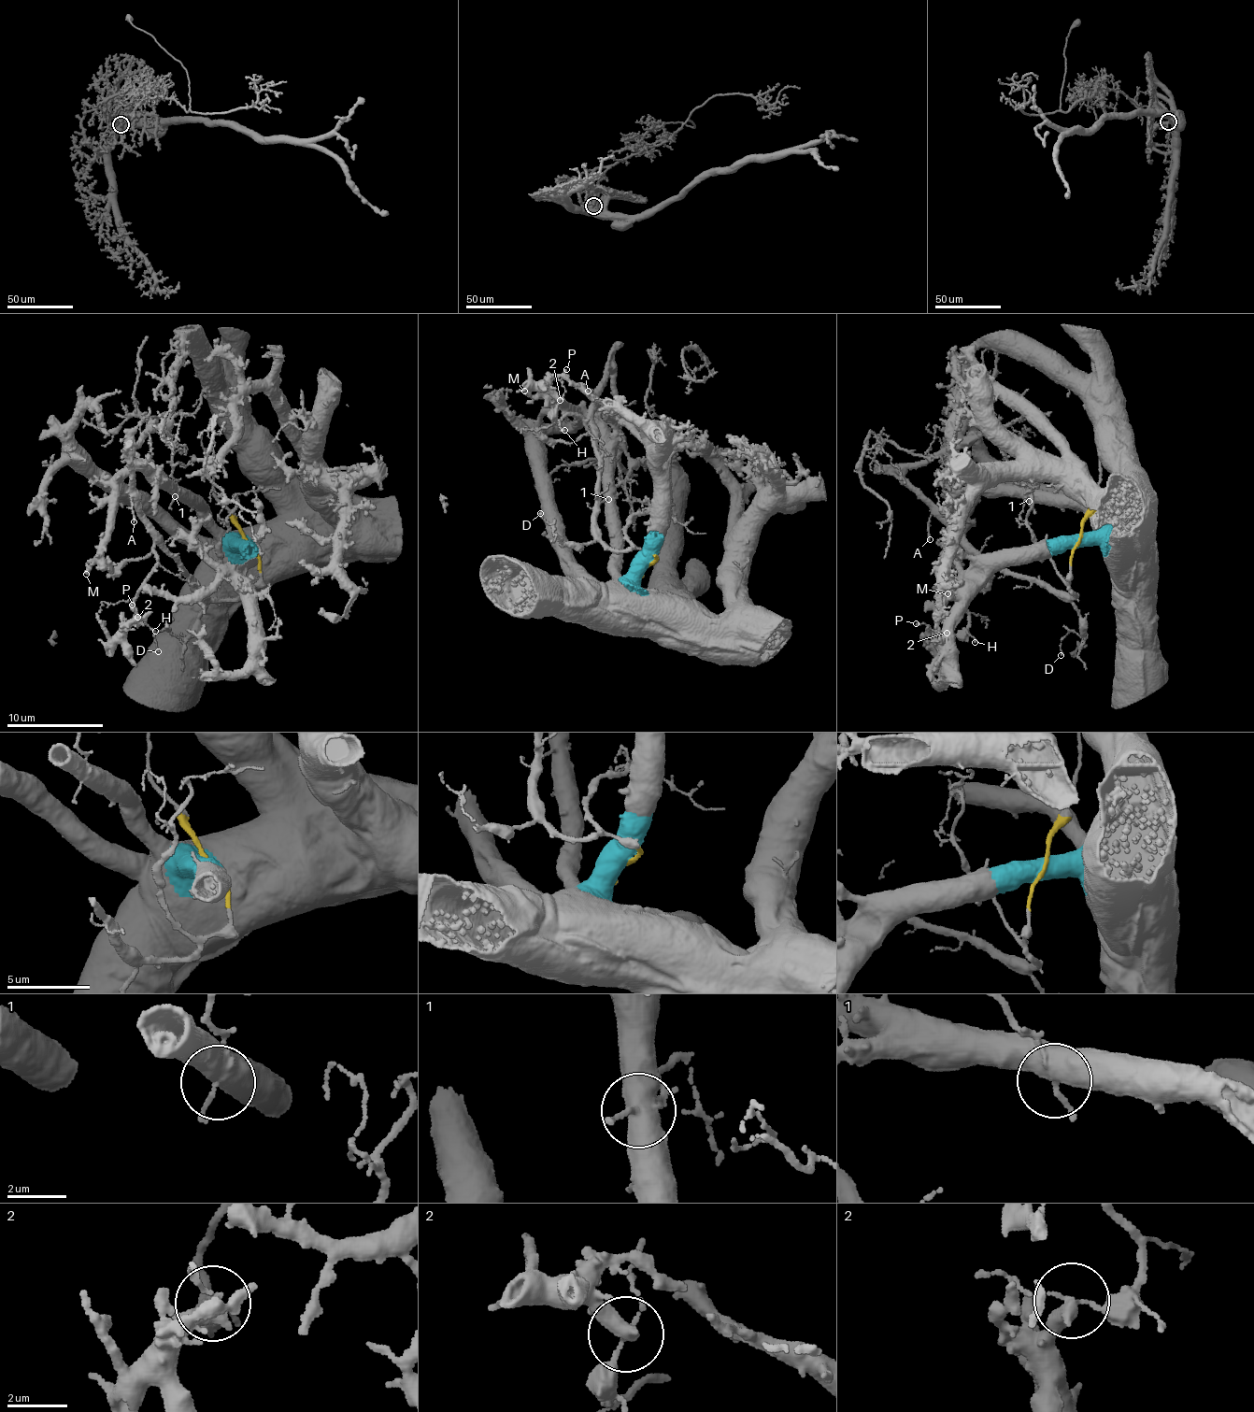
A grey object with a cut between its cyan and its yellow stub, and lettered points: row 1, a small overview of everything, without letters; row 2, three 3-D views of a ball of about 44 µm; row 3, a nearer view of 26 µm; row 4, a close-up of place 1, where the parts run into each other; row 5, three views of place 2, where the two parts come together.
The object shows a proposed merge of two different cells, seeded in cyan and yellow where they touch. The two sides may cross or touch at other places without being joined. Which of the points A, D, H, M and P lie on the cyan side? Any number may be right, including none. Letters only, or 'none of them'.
M

